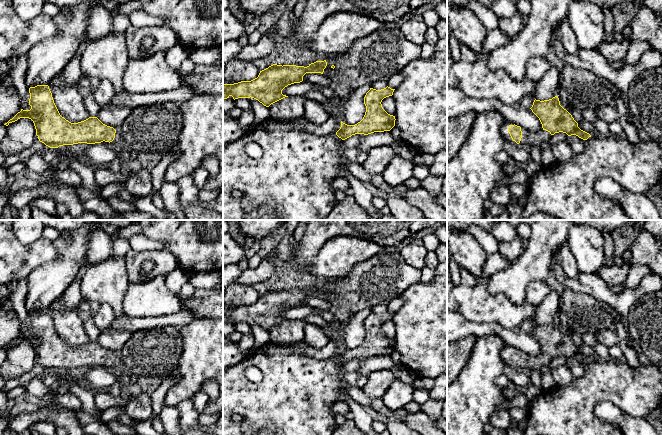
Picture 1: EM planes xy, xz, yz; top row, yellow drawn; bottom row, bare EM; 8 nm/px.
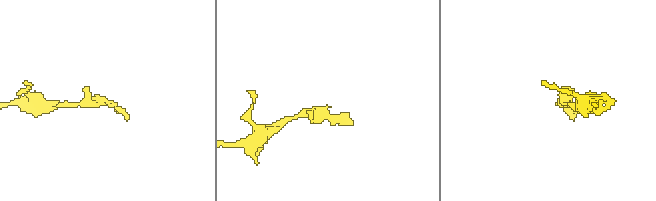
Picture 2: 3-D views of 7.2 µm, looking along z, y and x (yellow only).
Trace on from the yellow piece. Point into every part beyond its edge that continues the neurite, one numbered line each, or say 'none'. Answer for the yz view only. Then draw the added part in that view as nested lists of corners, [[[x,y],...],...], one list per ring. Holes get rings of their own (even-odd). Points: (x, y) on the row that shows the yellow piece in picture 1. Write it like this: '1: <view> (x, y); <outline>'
1: yz (529, 138); [[[505,121],[502,125],[500,132],[502,134],[503,139],[506,143],[510,143],[516,146],[523,146],[523,147],[531,147],[533,145],[540,146],[543,142],[549,142],[552,135],[550,132],[546,130],[541,131],[530,131],[525,128],[521,128],[522,131],[522,138],[519,144],[517,144],[515,141],[512,140],[509,132],[508,132],[508,126],[514,125],[510,121]]]

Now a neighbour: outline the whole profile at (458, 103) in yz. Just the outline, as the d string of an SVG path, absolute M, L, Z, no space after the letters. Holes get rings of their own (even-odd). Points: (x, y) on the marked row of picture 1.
M447 86L447 119L458 117L467 112L474 112L477 114L490 109L499 112L505 121L510 121L521 128L525 128L530 131L543 130L539 118L532 112L531 109L523 108L520 105L507 105L498 99L477 99L469 97L458 87Z

